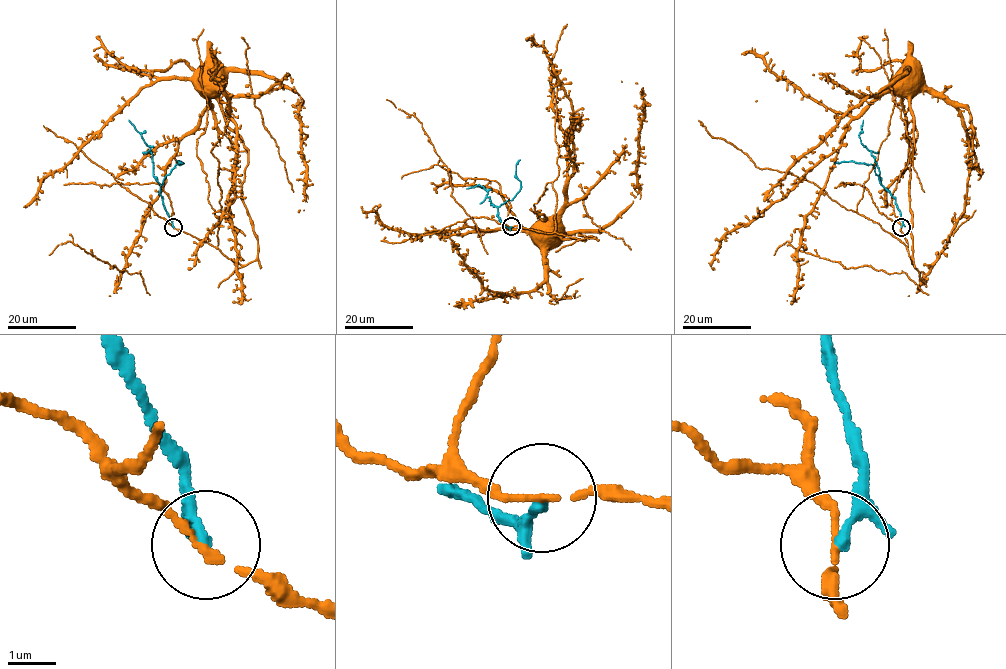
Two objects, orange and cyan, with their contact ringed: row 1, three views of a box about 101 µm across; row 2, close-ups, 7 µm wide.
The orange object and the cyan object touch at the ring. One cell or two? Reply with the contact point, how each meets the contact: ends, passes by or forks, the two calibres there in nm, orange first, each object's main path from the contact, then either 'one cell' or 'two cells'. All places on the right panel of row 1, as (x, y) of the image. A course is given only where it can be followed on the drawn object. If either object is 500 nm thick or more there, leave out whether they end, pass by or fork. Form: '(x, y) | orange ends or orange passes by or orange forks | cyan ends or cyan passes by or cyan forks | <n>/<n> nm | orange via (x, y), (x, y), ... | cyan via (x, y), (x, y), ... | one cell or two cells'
(901, 227) | orange passes by | cyan passes by | 120/150 nm | orange via (900, 227), (892, 194), (913, 150), (907, 139), (901, 103), (905, 78), (901, 74) | cyan via (900, 227), (902, 219), (895, 199), (882, 185), (875, 157), (860, 140), (859, 133), (863, 120) | two cells

